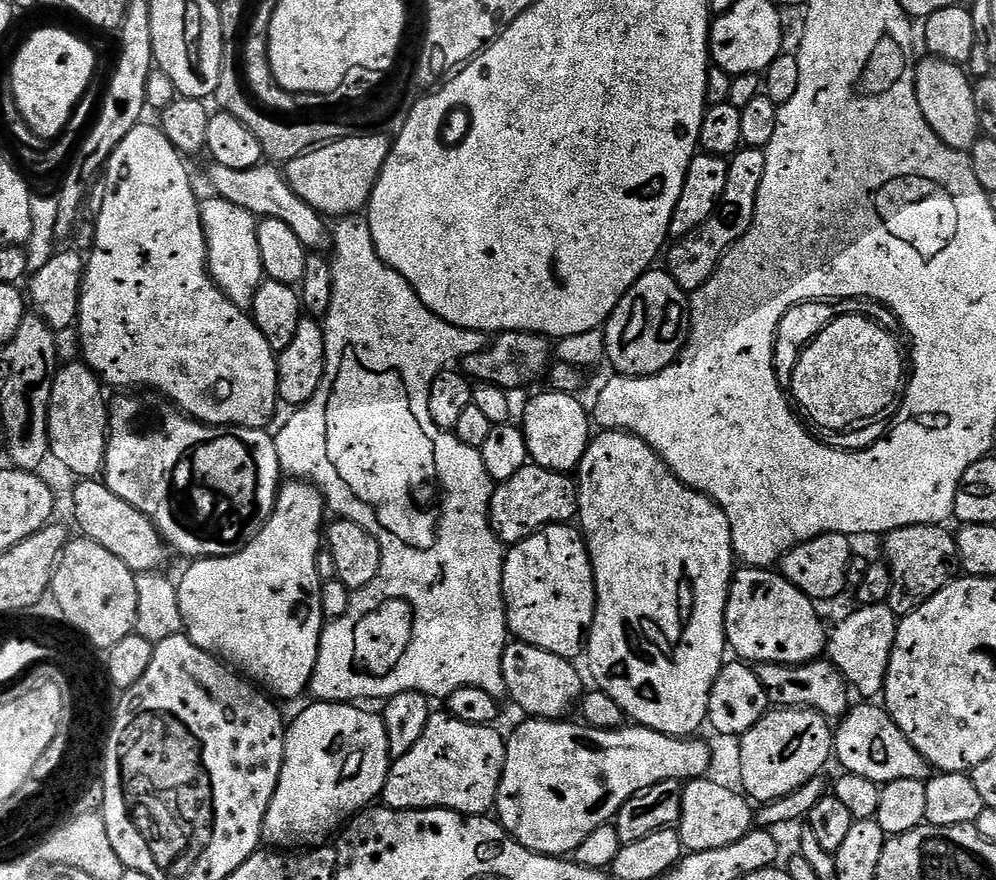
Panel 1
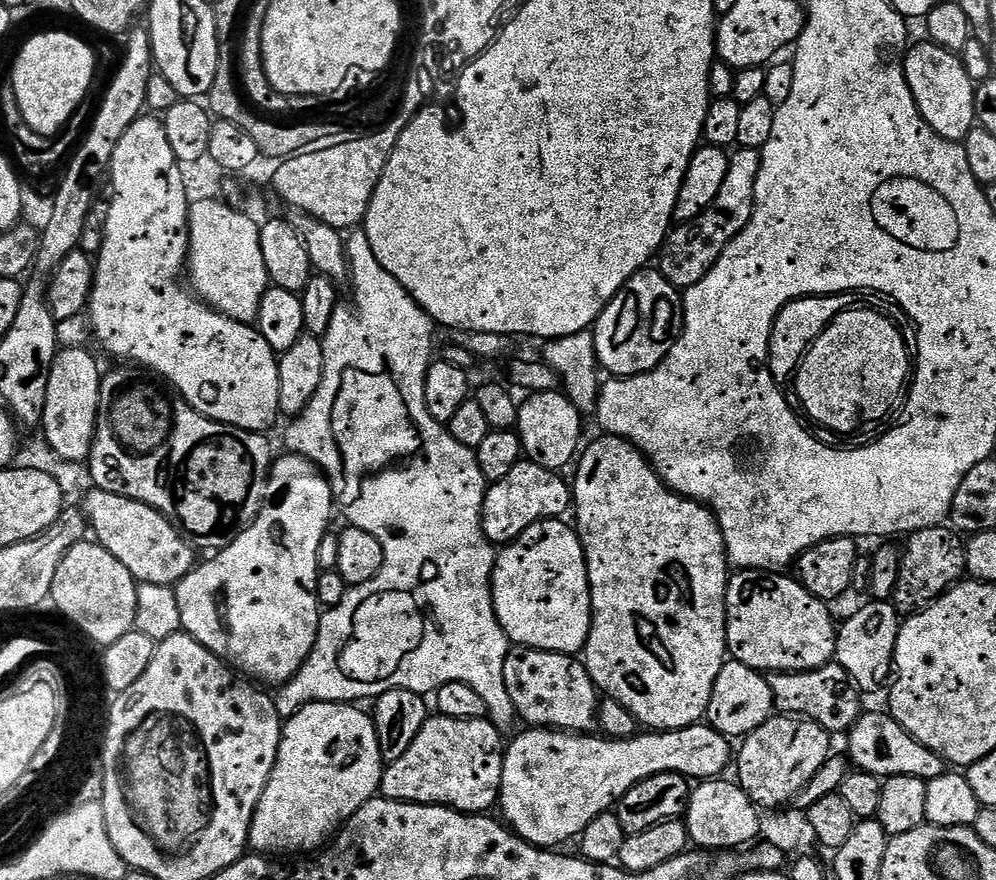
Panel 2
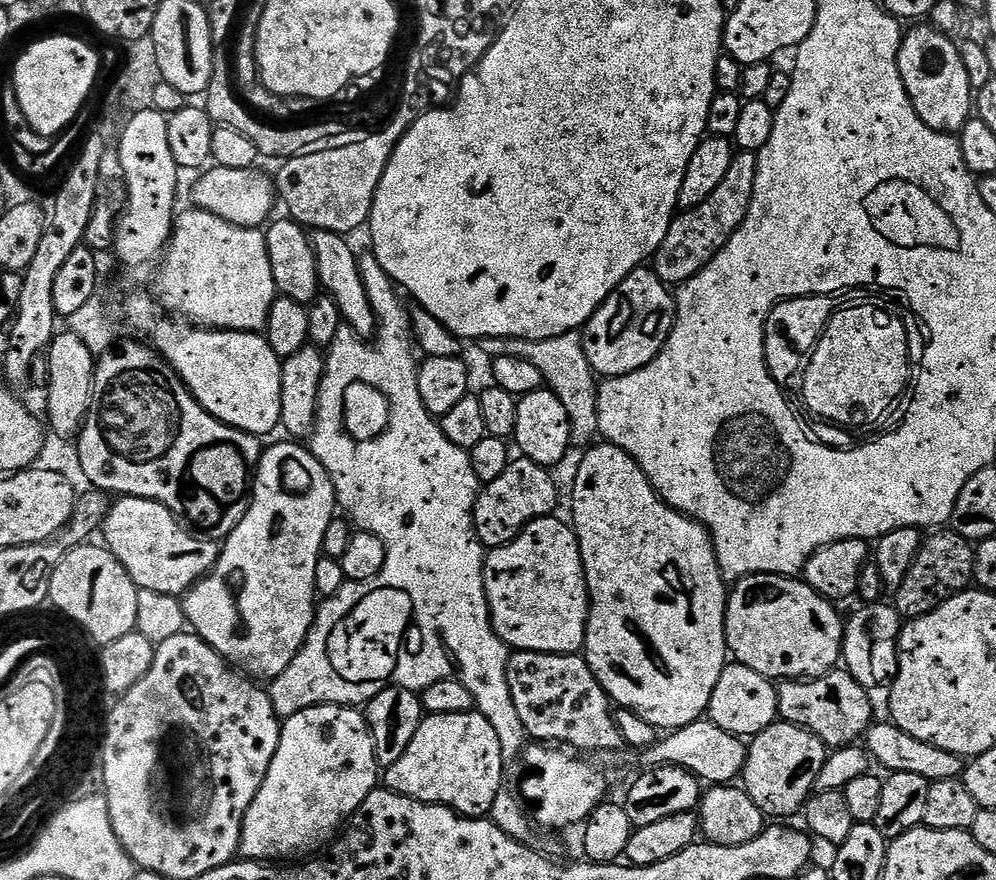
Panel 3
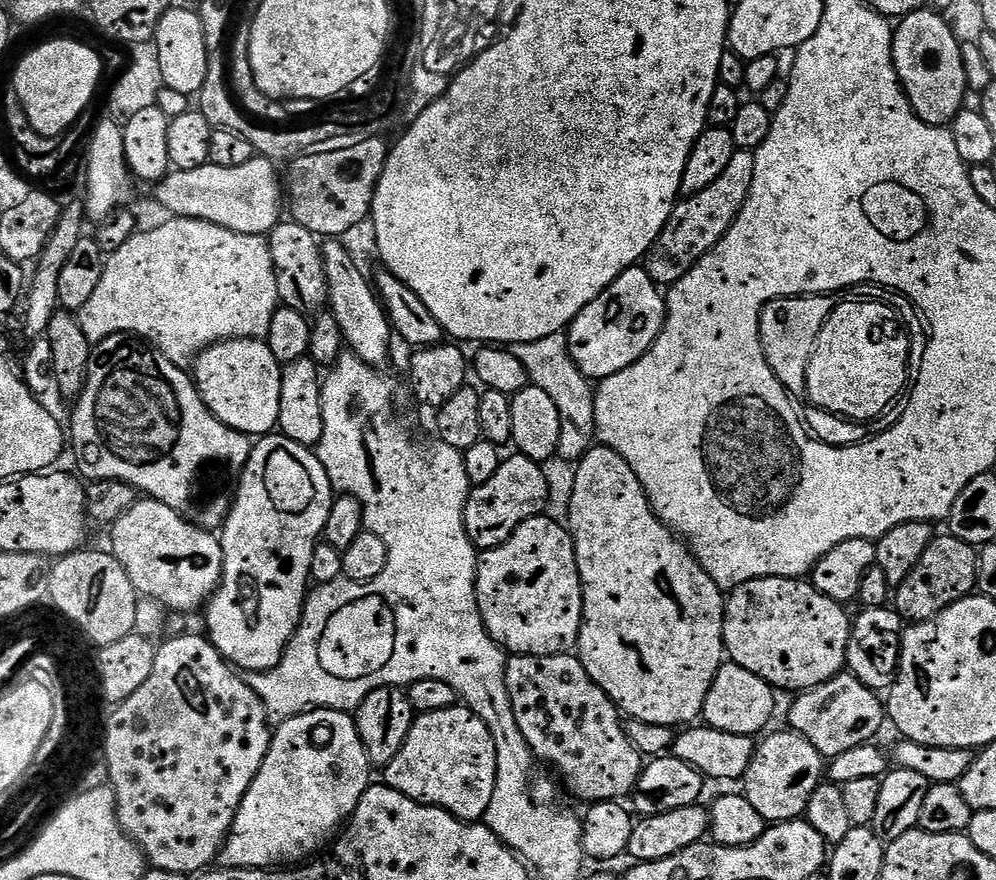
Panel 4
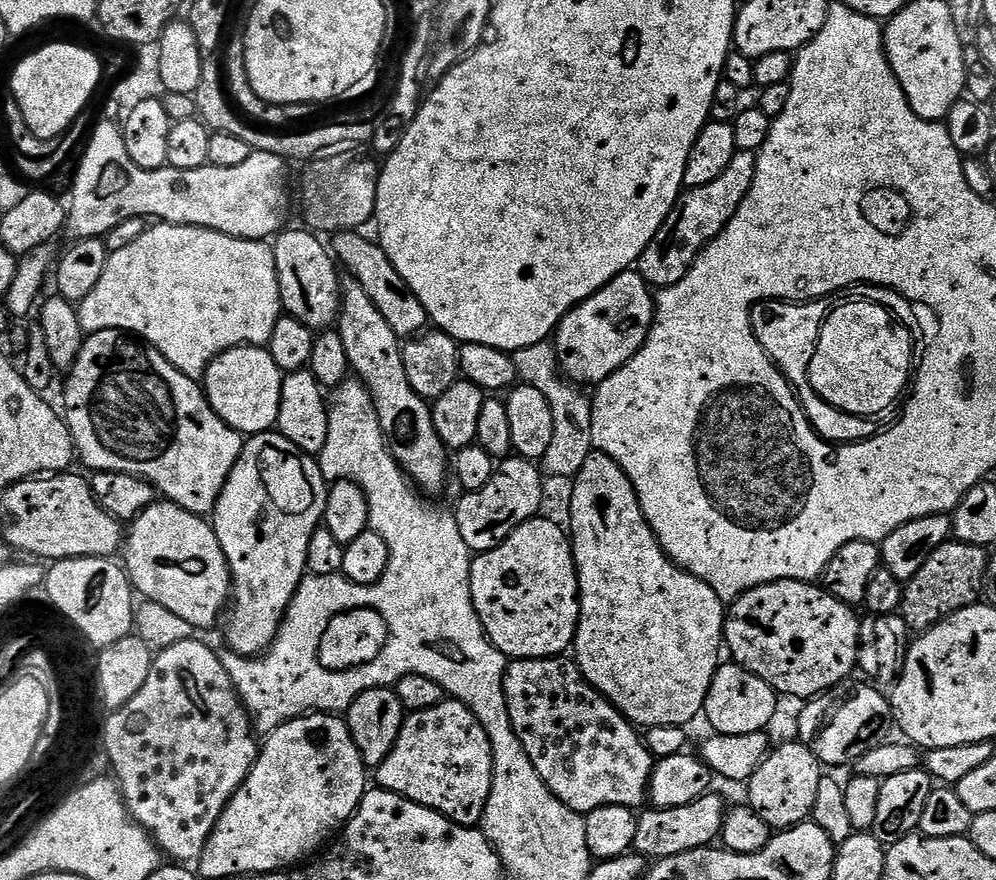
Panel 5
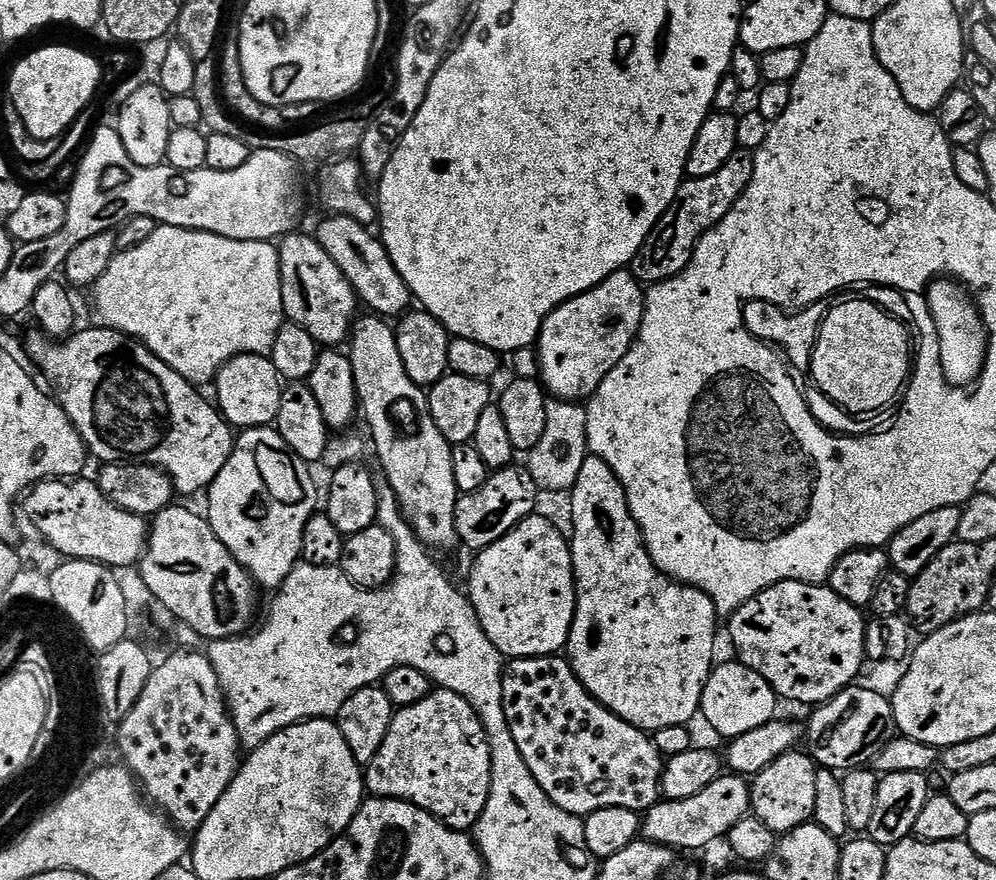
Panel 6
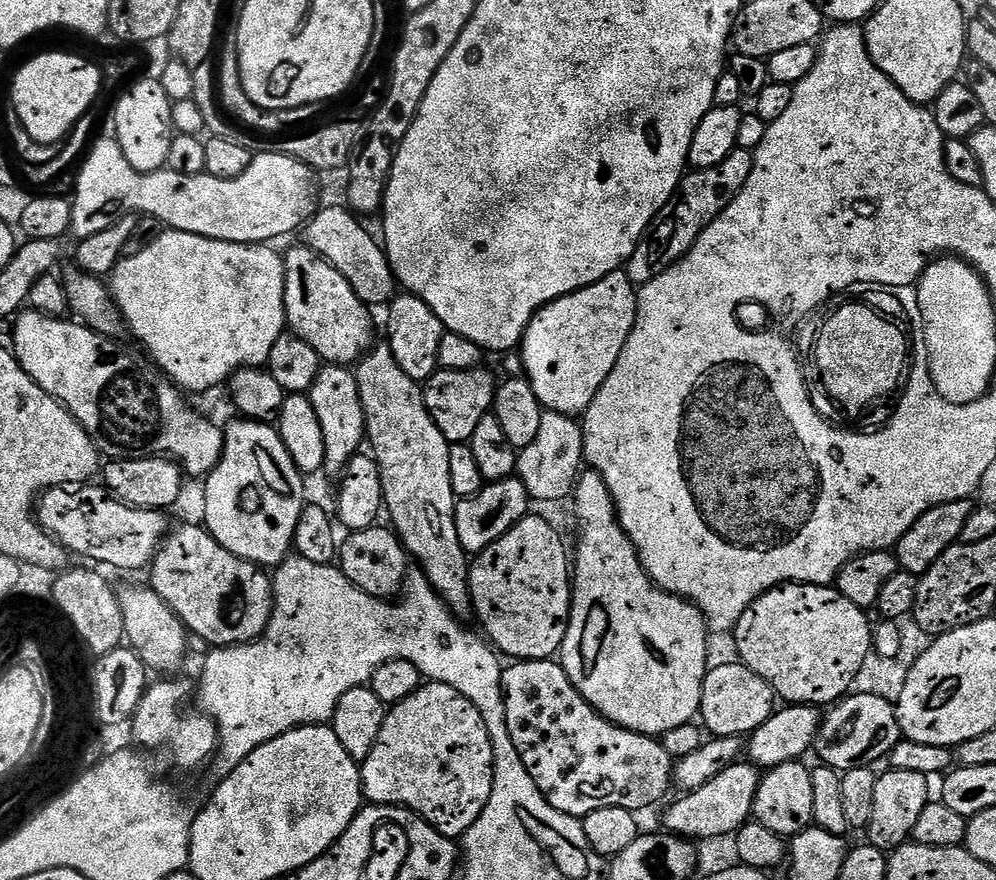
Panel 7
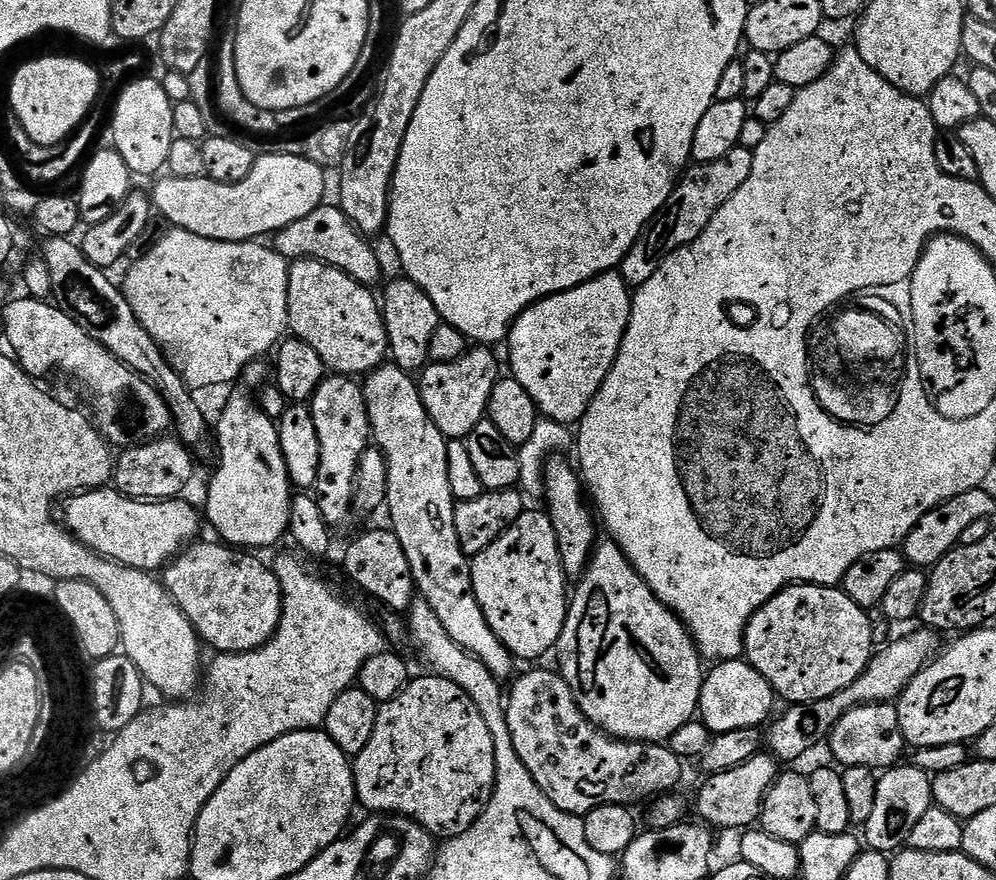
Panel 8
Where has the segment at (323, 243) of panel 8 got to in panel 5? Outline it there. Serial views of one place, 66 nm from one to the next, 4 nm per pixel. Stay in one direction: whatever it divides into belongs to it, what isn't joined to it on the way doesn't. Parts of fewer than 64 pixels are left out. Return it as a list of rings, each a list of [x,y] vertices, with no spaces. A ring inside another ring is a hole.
[[[345,230],[333,235],[330,246],[335,259],[347,269],[345,271],[355,277],[366,294],[374,301],[374,306],[381,311],[382,316],[389,322],[396,336],[412,338],[427,329],[429,325],[428,311],[418,301],[417,295],[405,284],[405,280],[373,239],[368,240],[359,231]]]

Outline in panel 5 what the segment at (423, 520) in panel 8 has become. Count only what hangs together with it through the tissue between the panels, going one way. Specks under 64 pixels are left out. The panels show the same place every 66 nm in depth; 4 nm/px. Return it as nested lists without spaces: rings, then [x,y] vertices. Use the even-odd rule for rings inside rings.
[[[349,274],[342,280],[338,331],[351,371],[372,395],[384,438],[404,475],[421,493],[442,491],[444,479],[450,476],[450,452],[438,438],[438,430],[434,430],[429,401],[423,400],[406,378],[401,337],[396,336],[373,299]]]

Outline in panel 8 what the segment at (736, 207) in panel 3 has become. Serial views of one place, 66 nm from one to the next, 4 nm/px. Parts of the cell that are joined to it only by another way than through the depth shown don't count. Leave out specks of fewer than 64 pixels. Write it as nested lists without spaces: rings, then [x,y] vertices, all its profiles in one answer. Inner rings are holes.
[[[735,148],[714,162],[693,163],[685,171],[662,210],[658,210],[655,218],[642,230],[638,242],[634,242],[630,254],[626,254],[620,264],[619,274],[628,283],[629,289],[635,290],[650,282],[658,266],[662,266],[662,262],[666,262],[674,250],[694,242],[694,238],[698,238],[698,234],[710,226],[710,218],[714,218],[714,214],[718,214],[718,210],[730,202],[734,190],[738,190],[738,186],[750,178],[750,170],[754,170],[752,153],[751,148]]]

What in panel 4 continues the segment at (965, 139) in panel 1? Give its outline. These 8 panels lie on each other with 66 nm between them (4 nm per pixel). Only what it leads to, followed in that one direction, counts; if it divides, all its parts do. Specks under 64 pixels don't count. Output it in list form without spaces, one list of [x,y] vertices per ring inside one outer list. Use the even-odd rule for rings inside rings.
[[[936,10],[912,12],[895,25],[892,33],[892,61],[900,85],[922,122],[937,126],[951,125],[961,108],[965,107],[964,95],[969,95],[970,89],[966,82],[960,45],[952,33],[951,23]]]

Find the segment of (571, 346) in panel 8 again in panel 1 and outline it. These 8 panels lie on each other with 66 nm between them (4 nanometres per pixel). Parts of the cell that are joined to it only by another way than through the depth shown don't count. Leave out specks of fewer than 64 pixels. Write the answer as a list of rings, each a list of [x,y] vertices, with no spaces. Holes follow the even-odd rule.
[[[649,270],[641,274],[638,282],[626,290],[626,294],[618,302],[618,306],[608,315],[608,323],[604,325],[605,357],[607,363],[616,367],[615,371],[622,376],[653,376],[666,366],[670,366],[680,357],[680,351],[686,346],[690,334],[690,307],[689,293],[684,292],[674,282],[674,278],[666,270]]]

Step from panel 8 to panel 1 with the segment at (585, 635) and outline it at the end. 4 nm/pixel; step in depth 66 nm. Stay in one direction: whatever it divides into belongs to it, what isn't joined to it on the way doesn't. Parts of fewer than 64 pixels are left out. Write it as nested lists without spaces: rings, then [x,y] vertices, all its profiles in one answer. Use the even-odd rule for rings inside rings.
[[[604,430],[599,434],[593,435],[586,454],[582,458],[578,469],[578,487],[580,490],[580,510],[578,513],[578,527],[584,533],[584,540],[588,543],[588,553],[590,554],[590,562],[592,563],[592,573],[594,574],[594,582],[596,583],[596,613],[592,619],[592,627],[588,630],[588,639],[586,641],[586,657],[588,656],[588,668],[592,671],[592,680],[597,689],[606,694],[610,694],[610,698],[614,698],[614,702],[618,702],[618,706],[623,710],[625,717],[629,721],[635,722],[641,728],[649,728],[655,732],[661,732],[667,736],[679,736],[681,738],[692,738],[697,735],[696,732],[700,727],[705,727],[708,719],[708,707],[710,706],[710,690],[714,686],[714,682],[718,678],[721,668],[726,663],[726,641],[724,639],[724,619],[726,618],[726,602],[728,601],[728,591],[732,585],[732,577],[734,575],[734,567],[732,568],[732,560],[734,564],[734,553],[732,551],[732,531],[730,530],[730,522],[726,518],[726,514],[720,509],[712,499],[706,494],[696,492],[690,486],[686,486],[682,481],[674,475],[666,466],[666,462],[651,446],[646,442],[642,442],[642,438],[638,438],[632,432],[617,432],[615,430]]]

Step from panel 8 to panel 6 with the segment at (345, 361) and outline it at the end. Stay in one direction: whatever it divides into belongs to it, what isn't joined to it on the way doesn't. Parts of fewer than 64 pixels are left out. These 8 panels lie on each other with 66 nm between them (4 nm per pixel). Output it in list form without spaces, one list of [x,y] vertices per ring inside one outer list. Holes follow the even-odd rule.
[[[296,230],[283,237],[279,241],[278,247],[280,250],[280,277],[282,278],[282,306],[285,317],[291,323],[302,326],[302,330],[306,330],[306,334],[310,334],[310,338],[314,338],[317,345],[343,345],[351,337],[352,326],[358,316],[358,311],[356,312],[358,299],[351,282],[343,276],[338,264],[322,248],[315,235],[303,236],[300,230]]]

